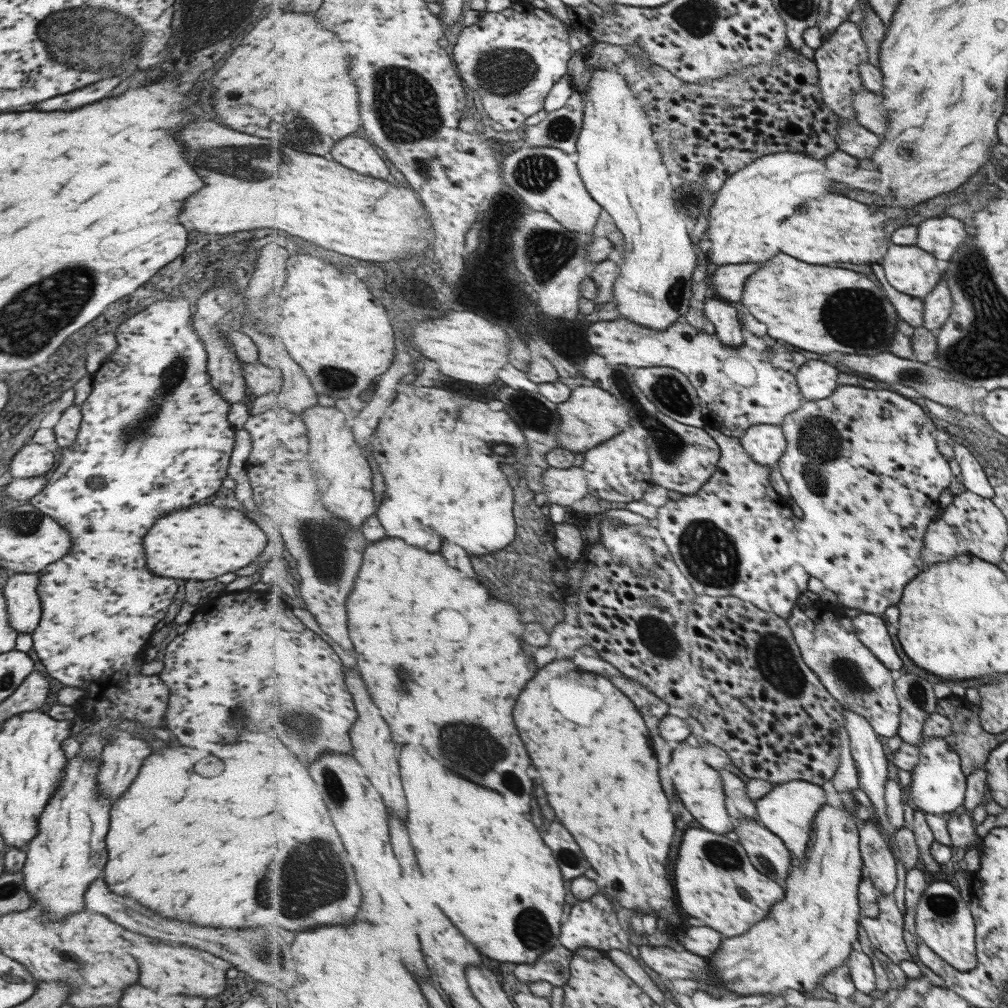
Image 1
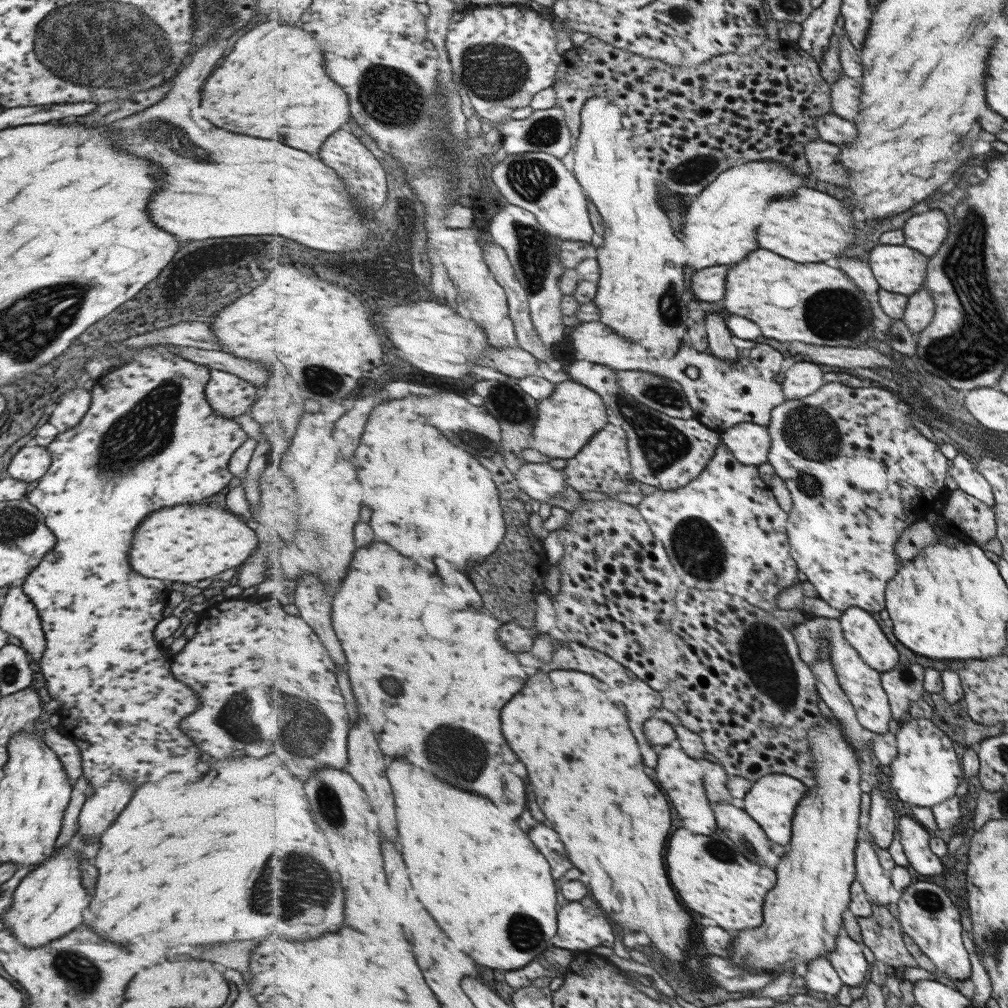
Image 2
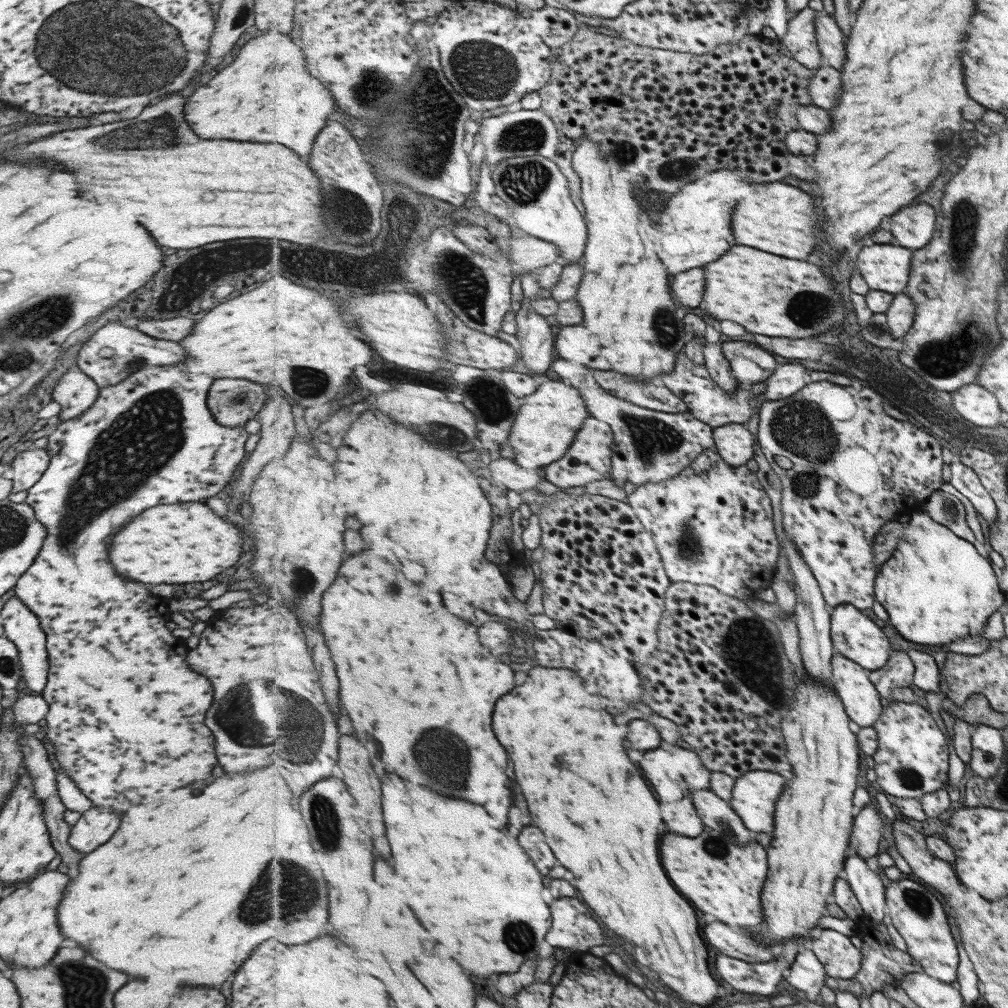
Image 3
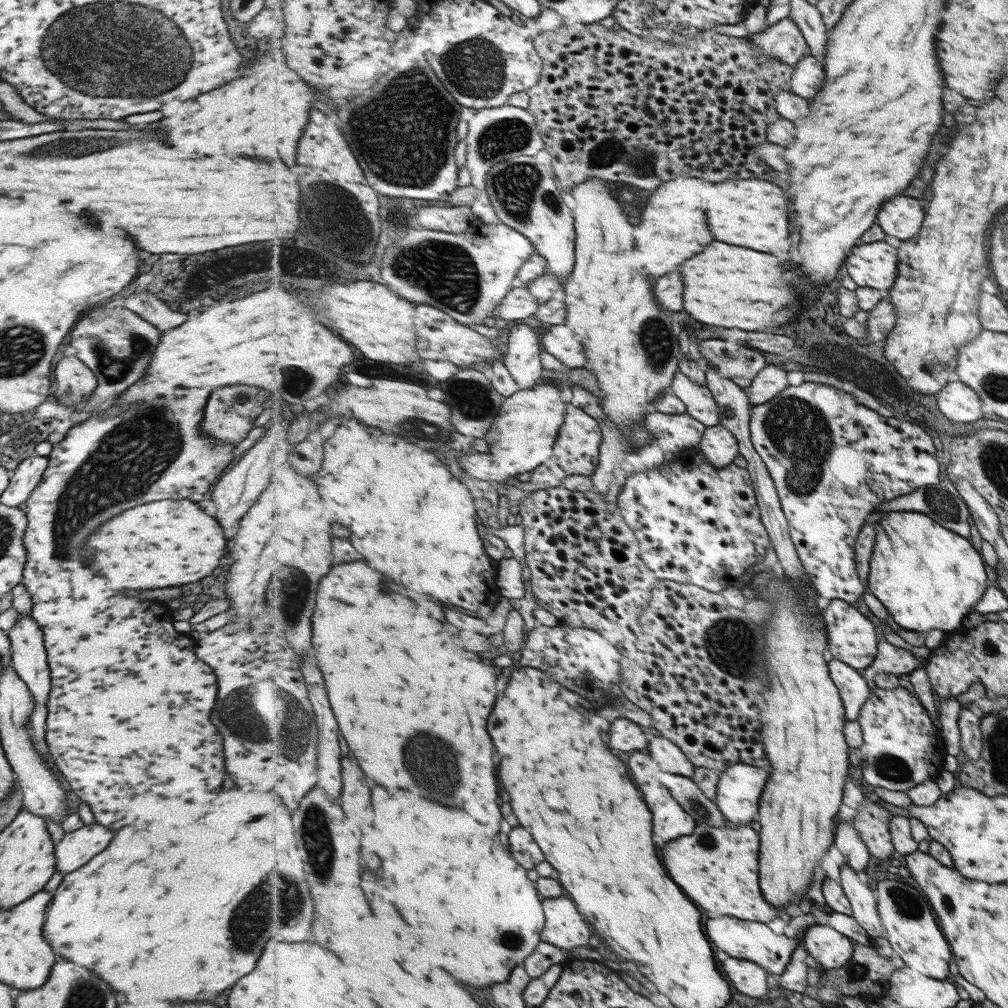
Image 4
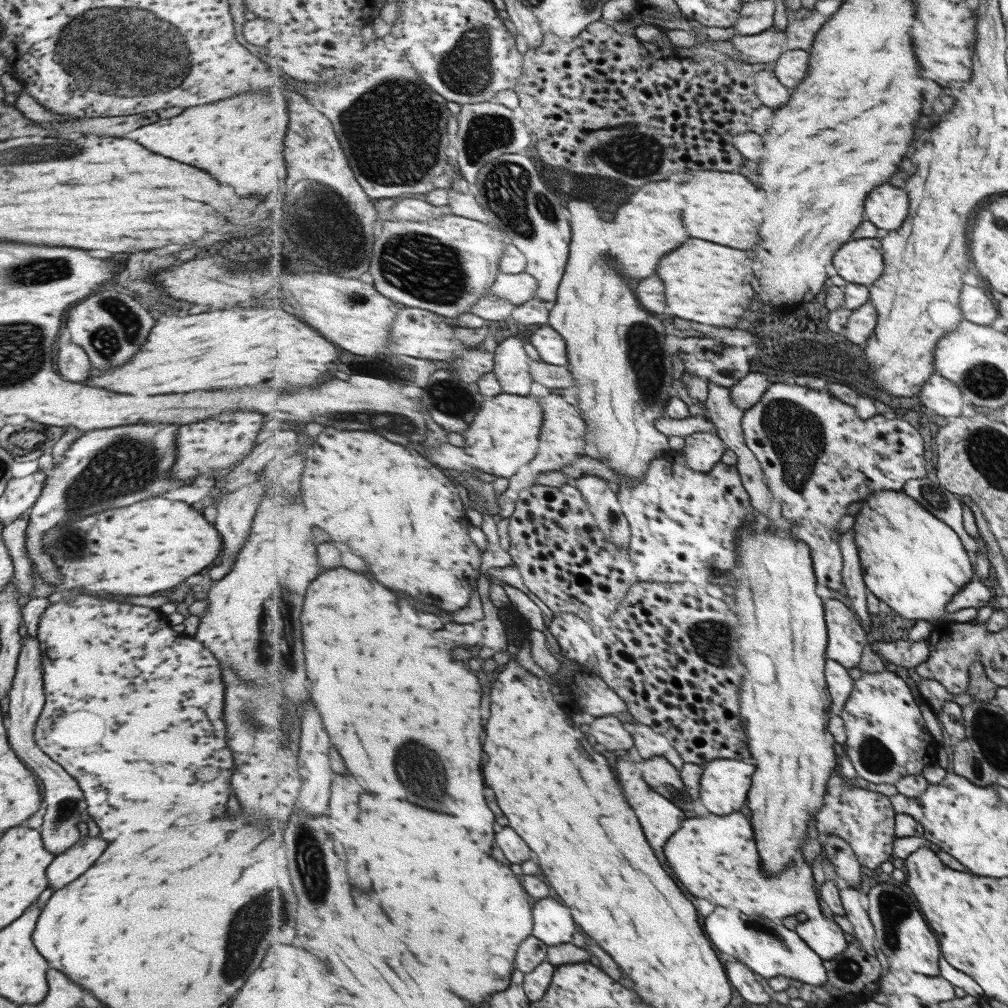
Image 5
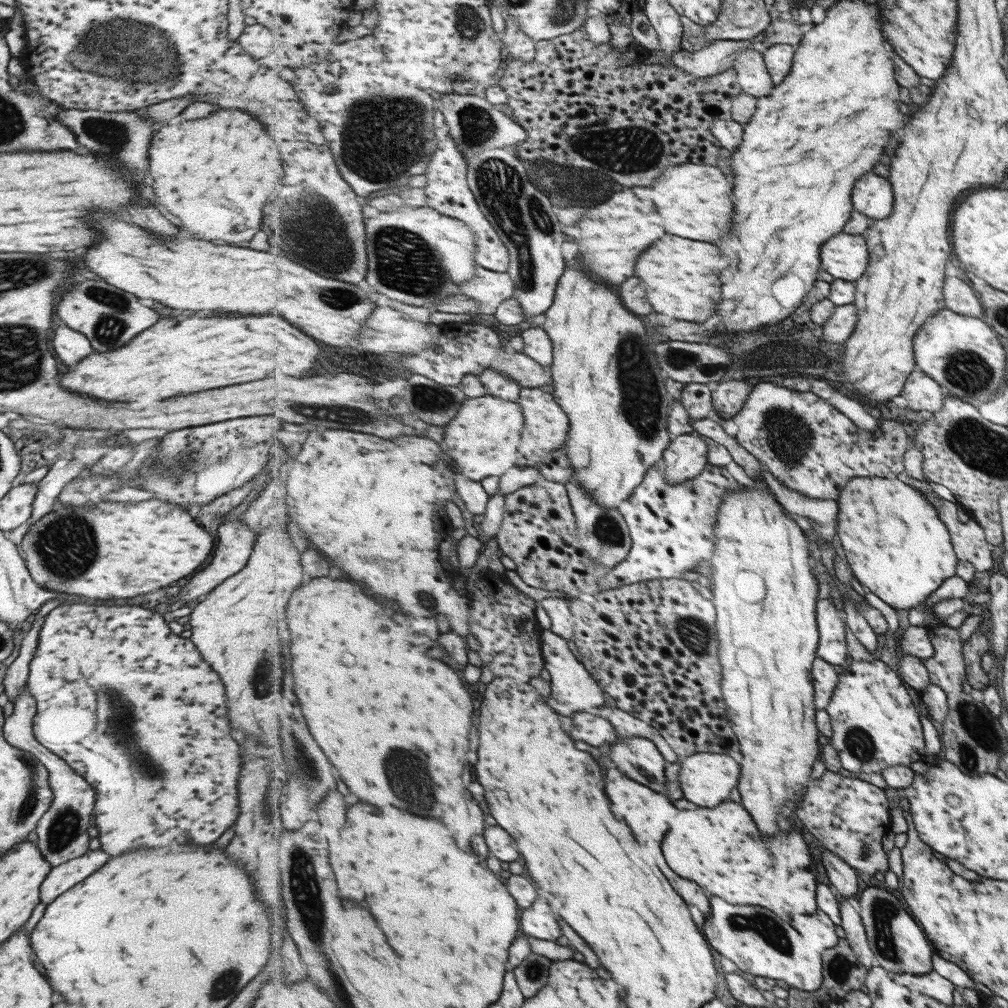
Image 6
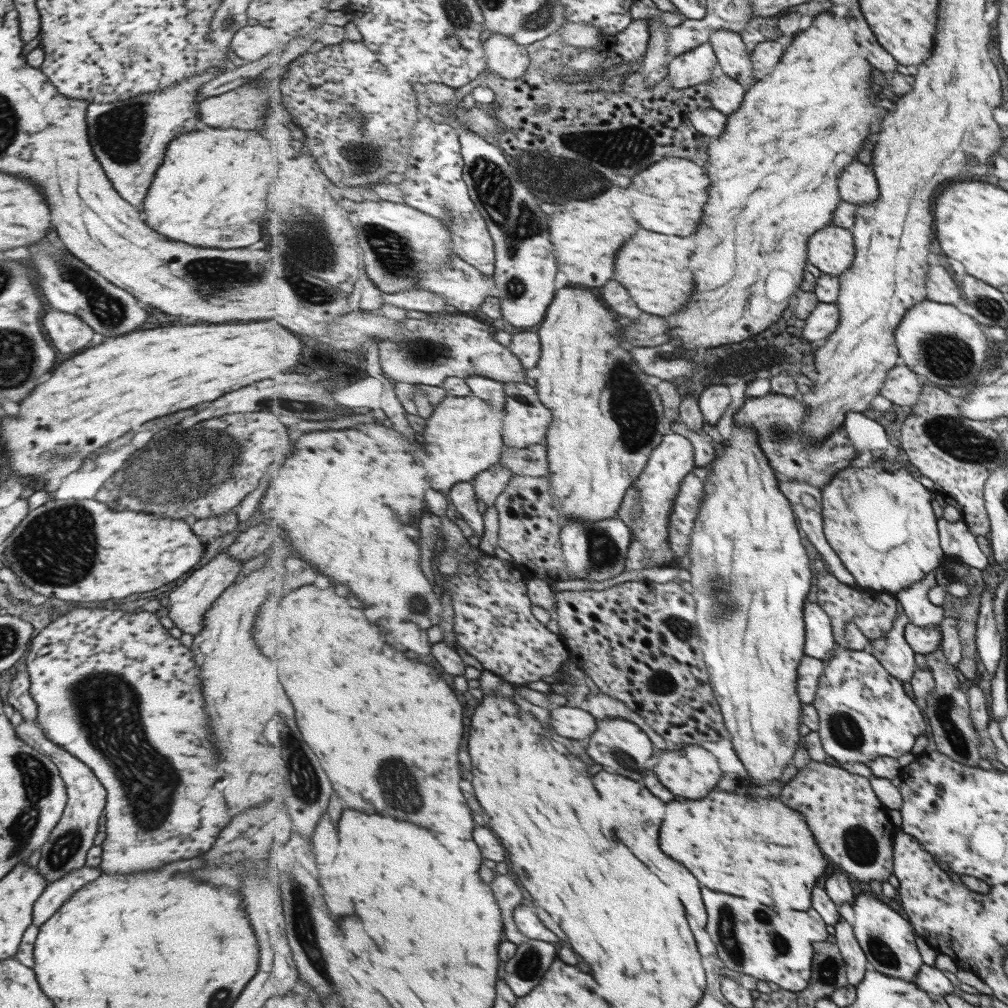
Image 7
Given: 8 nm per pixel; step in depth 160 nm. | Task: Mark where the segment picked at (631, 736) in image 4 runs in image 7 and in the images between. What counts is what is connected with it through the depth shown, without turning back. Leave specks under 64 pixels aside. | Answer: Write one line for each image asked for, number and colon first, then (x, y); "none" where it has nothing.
5: (609, 730)
6: (597, 731)
7: (577, 723)

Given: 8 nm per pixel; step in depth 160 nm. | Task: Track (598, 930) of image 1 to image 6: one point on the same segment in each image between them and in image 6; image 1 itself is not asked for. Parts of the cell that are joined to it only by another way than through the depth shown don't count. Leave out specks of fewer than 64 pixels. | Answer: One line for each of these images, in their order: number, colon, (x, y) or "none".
2: (582, 925)
3: (575, 928)
4: (566, 928)
5: (554, 925)
6: (539, 921)

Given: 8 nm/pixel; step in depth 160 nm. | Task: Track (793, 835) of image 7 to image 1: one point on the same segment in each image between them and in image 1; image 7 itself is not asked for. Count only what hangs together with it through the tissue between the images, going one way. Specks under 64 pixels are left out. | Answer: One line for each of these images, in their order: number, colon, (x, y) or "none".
1: (716, 883)
2: (733, 893)
3: (728, 884)
4: (719, 869)
5: (716, 858)
6: (722, 849)

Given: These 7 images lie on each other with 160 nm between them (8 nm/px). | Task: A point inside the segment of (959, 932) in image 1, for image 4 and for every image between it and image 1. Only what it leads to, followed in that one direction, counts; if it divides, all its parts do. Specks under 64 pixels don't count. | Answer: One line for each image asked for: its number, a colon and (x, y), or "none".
2: (926, 914)
3: (913, 909)
4: (909, 921)

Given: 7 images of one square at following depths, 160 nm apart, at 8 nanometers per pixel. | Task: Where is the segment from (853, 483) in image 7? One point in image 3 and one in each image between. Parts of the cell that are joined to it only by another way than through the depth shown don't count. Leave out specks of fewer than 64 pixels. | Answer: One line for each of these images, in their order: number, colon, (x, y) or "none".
3: (936, 588)
4: (929, 578)
5: (912, 562)
6: (897, 547)

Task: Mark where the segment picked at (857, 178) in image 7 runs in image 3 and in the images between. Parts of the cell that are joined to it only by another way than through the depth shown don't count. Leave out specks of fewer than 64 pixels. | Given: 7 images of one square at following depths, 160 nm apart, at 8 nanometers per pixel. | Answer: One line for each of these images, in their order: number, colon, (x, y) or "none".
3: (914, 226)
4: (903, 217)
5: (889, 208)
6: (876, 198)

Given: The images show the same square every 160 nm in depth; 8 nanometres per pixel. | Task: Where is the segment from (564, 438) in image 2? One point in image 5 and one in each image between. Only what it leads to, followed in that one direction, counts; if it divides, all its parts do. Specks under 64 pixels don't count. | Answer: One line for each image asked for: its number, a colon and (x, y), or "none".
3: (545, 428)
4: (528, 425)
5: (505, 434)

